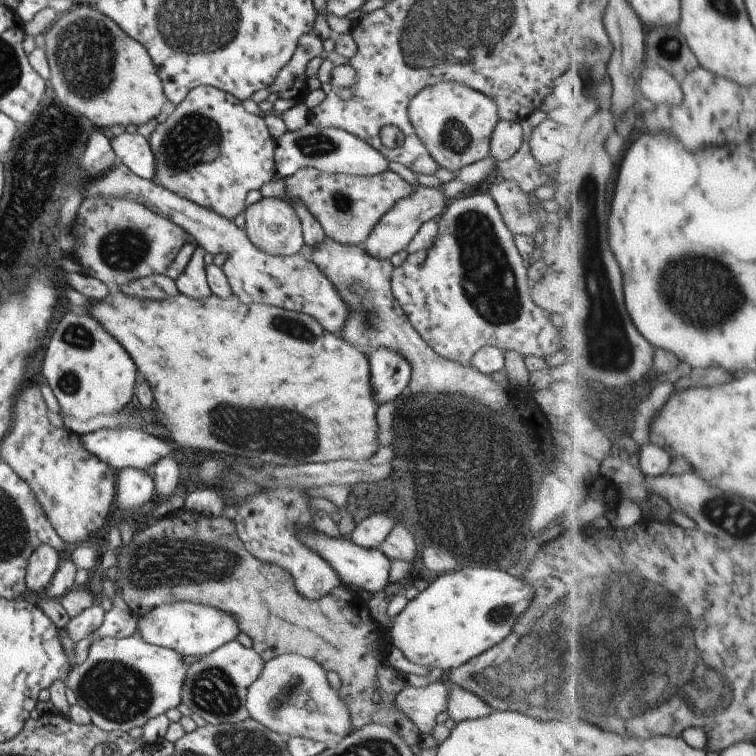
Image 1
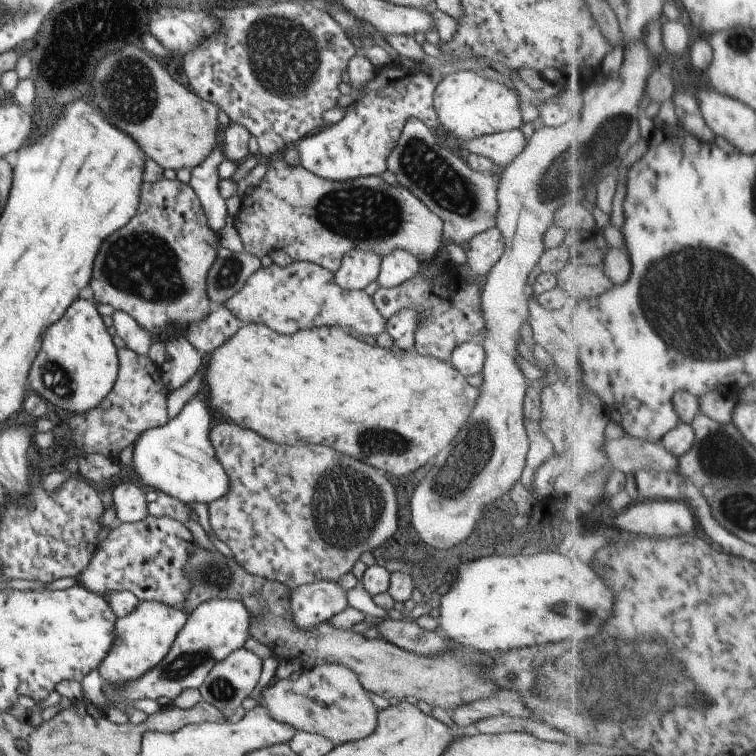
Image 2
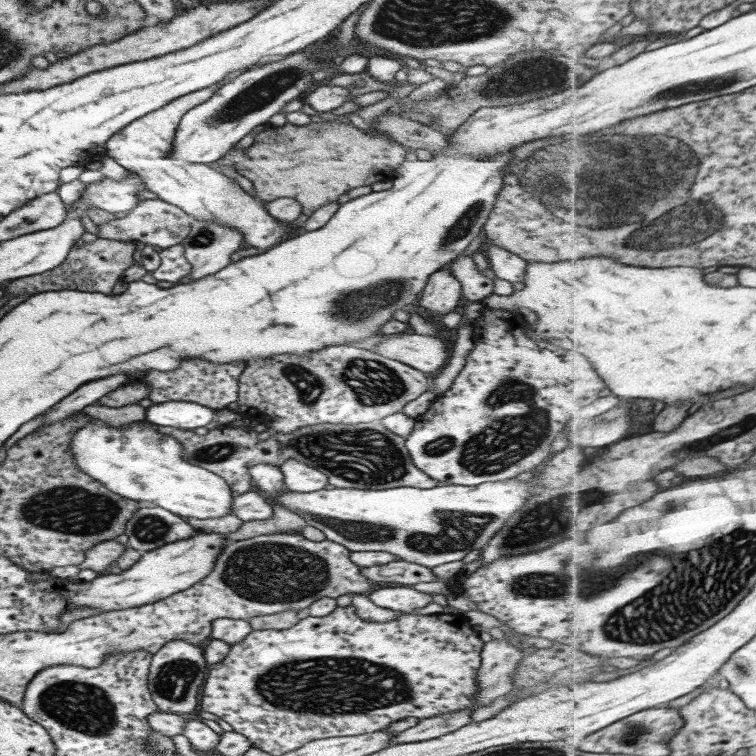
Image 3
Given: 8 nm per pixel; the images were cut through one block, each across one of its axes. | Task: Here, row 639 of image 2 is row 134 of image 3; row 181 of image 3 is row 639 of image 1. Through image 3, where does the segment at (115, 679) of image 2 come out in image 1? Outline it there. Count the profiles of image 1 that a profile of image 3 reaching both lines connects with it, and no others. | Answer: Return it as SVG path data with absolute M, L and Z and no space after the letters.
M187 601L154 606L152 612L143 614L137 620L136 630L136 635L140 636L145 644L159 645L183 657L210 654L219 646L234 640L238 633L234 619L226 613L221 611L213 614L206 608Z

